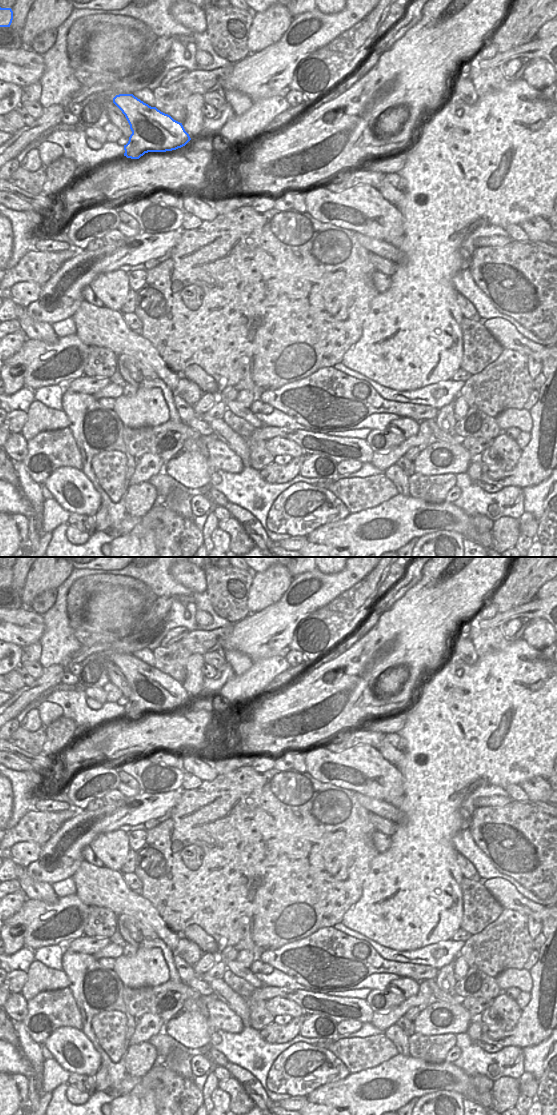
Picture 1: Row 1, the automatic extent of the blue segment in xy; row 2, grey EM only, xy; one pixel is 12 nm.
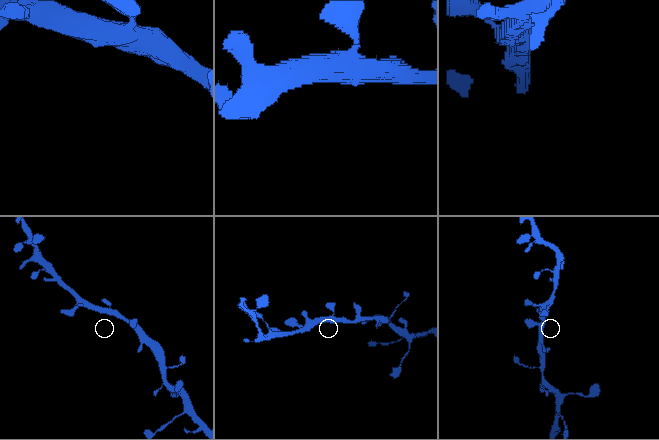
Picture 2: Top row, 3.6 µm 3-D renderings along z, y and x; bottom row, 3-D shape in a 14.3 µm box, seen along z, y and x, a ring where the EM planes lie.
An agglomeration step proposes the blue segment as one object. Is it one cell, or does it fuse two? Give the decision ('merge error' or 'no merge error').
no merge error

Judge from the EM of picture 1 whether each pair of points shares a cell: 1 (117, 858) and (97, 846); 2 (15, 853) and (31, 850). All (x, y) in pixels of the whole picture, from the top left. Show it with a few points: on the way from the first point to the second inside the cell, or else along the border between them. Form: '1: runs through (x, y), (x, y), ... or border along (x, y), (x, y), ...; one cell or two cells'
1: runs through (112, 853), (105, 846), (102, 846); one cell
2: runs through (19, 853), (27, 851); one cell

